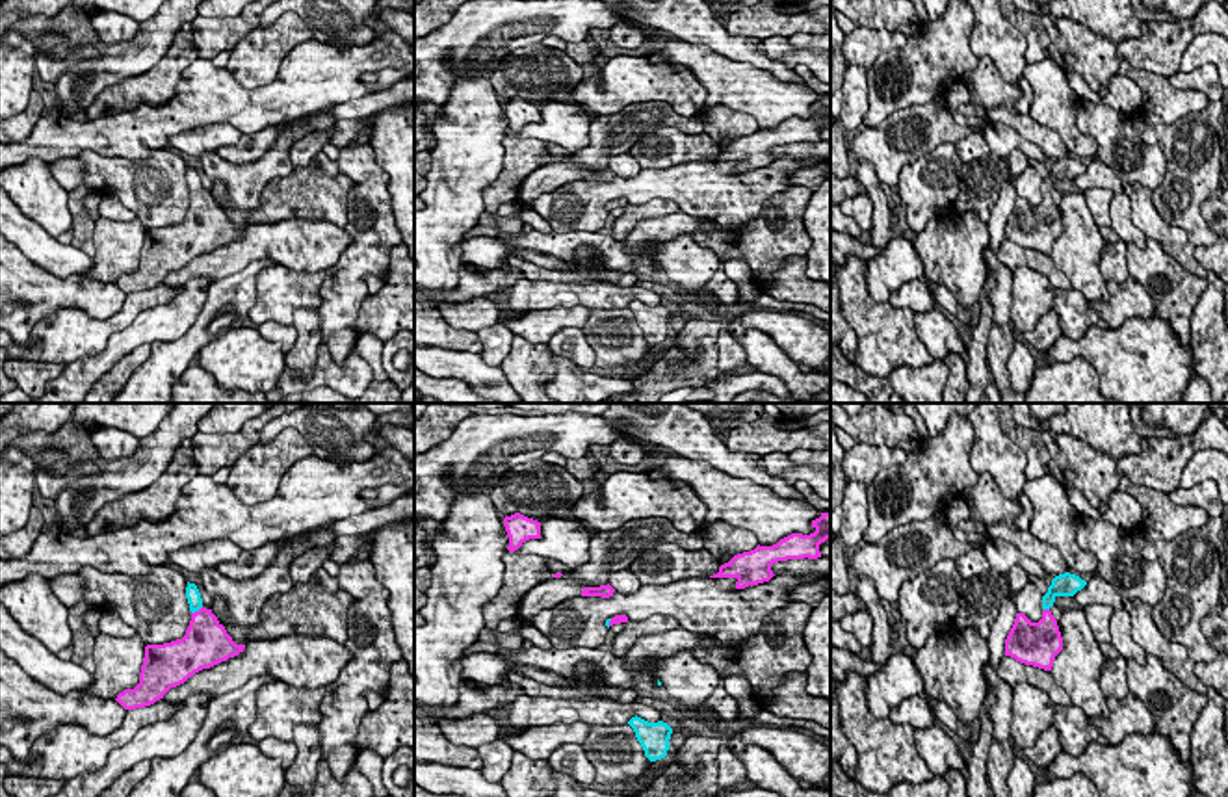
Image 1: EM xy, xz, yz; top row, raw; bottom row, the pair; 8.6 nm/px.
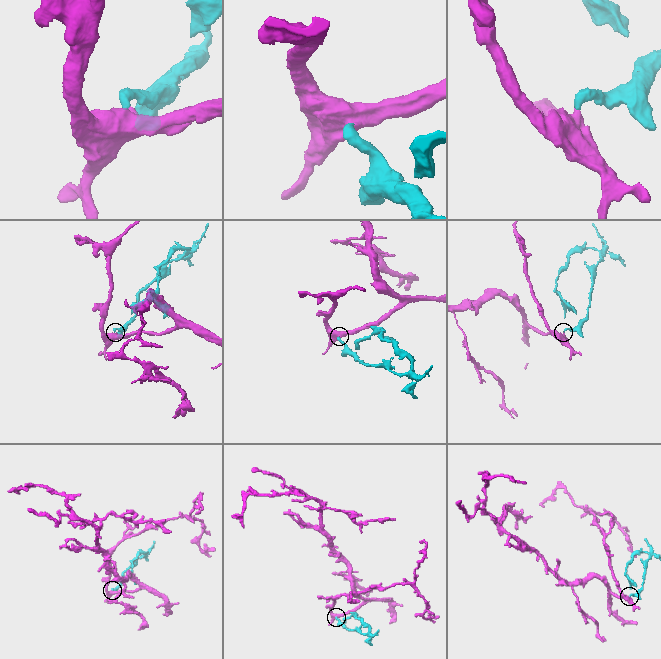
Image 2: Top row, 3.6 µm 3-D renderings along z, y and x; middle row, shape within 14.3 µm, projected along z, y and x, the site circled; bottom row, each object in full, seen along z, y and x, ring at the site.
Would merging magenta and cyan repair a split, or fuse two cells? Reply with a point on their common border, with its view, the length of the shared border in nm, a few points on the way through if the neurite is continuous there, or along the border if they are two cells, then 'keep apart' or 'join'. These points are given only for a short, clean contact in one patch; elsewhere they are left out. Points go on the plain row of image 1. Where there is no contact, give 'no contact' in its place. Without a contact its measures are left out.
meets magenta in xy at (195, 195); contact 120 nm long; runs through xy (205, 222), (203, 203), (195, 195), (192, 177); join

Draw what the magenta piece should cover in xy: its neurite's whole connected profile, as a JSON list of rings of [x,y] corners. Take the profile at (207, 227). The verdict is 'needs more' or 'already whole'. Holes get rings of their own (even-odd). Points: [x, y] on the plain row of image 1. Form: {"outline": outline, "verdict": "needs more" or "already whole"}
{"outline": [[[188,165],[186,182],[191,195],[186,219],[171,227],[145,230],[139,268],[115,282],[124,294],[150,290],[195,256],[243,236],[245,229],[236,229],[212,193],[202,189],[195,167]]], "verdict": "needs more"}

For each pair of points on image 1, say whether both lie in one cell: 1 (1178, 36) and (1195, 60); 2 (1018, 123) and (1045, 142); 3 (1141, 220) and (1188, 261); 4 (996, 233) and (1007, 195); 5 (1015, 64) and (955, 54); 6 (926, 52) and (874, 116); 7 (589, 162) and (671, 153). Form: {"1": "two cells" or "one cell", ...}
{"1": "two cells", "2": "one cell", "3": "one cell", "4": "one cell", "5": "two cells", "6": "one cell", "7": "two cells"}

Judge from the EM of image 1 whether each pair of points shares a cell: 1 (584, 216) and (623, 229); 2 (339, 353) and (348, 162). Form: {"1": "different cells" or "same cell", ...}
{"1": "different cells", "2": "same cell"}

